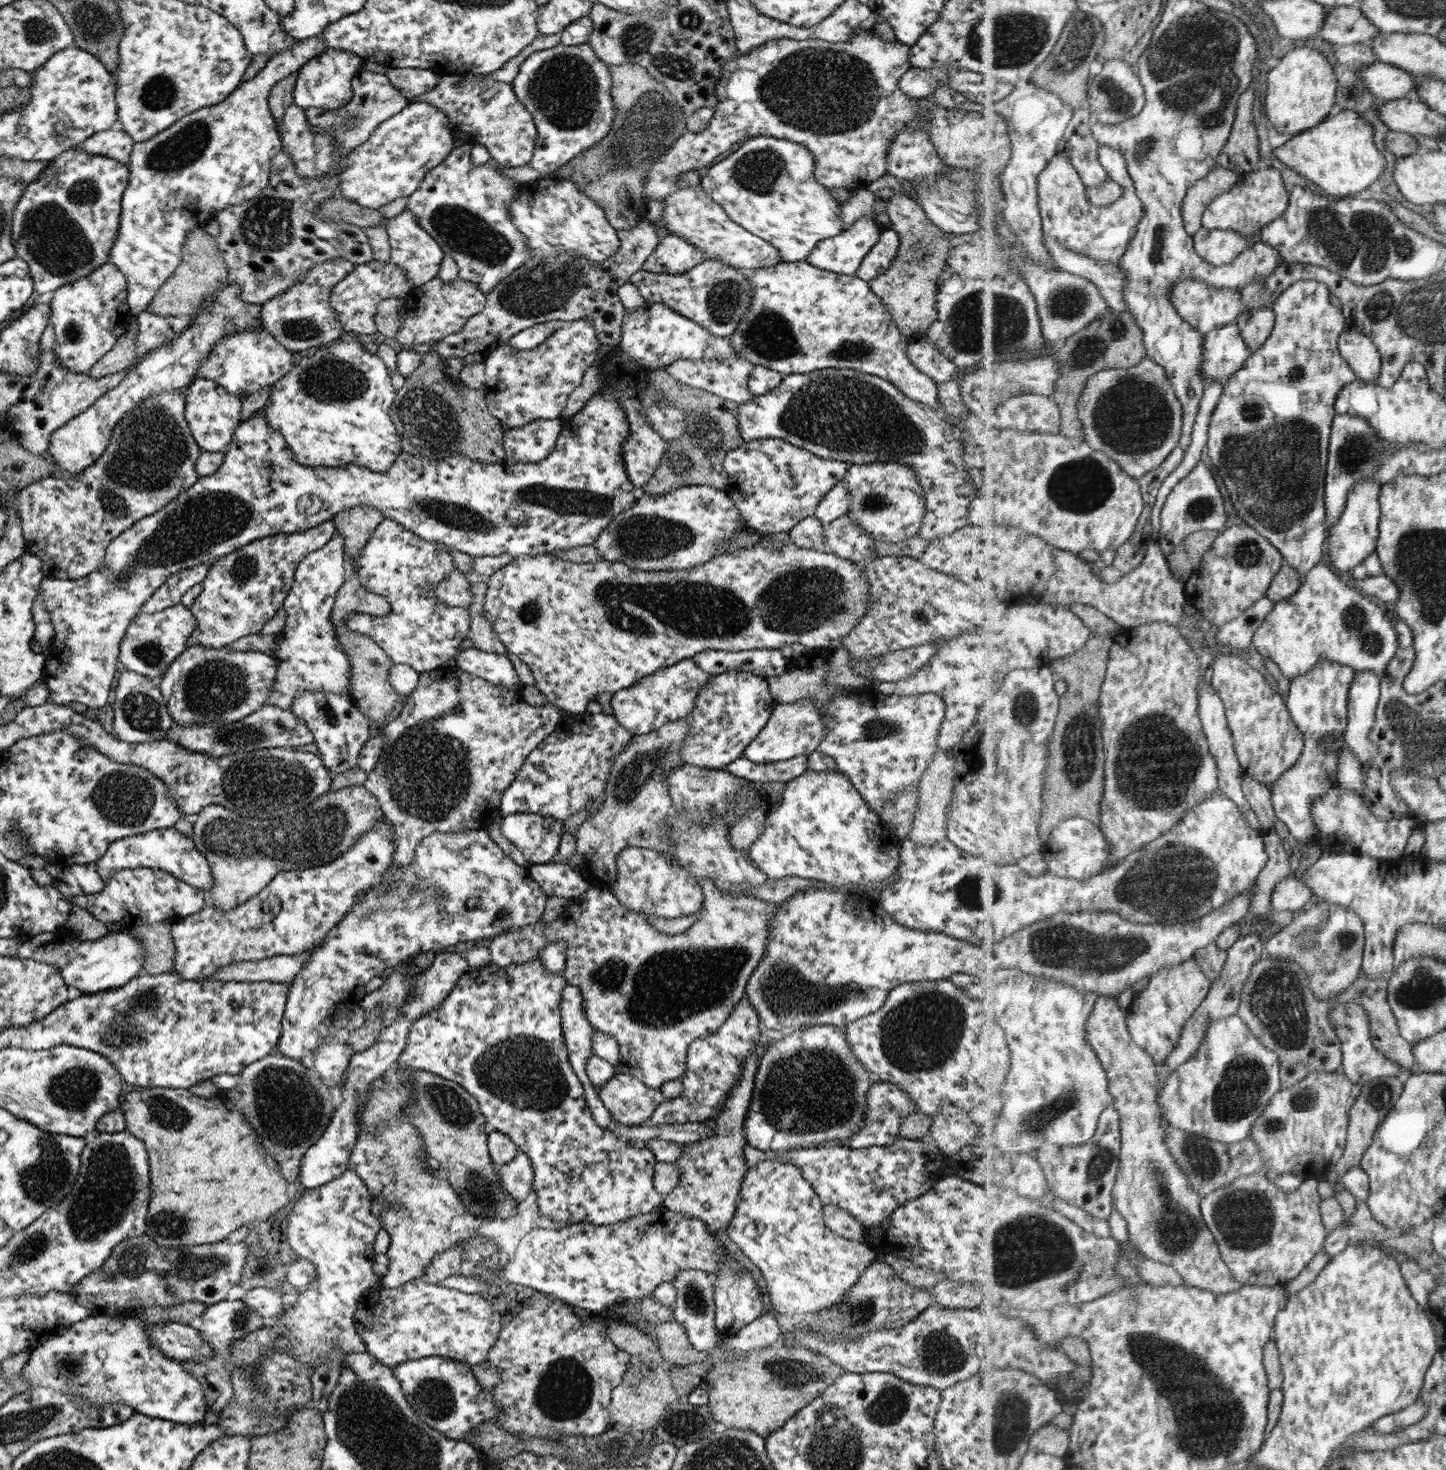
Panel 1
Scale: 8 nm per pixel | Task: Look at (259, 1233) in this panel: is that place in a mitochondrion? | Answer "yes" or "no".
no

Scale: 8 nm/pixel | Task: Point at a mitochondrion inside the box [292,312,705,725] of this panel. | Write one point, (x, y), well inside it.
(422, 413)

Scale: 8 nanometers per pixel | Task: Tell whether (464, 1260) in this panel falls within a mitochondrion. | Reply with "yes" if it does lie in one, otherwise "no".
no

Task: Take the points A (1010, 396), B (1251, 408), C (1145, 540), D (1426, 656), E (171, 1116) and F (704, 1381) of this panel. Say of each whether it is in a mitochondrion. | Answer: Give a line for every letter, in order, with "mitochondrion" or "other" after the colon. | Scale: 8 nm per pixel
A: other
B: mitochondrion
C: other
D: other
E: mitochondrion
F: other

